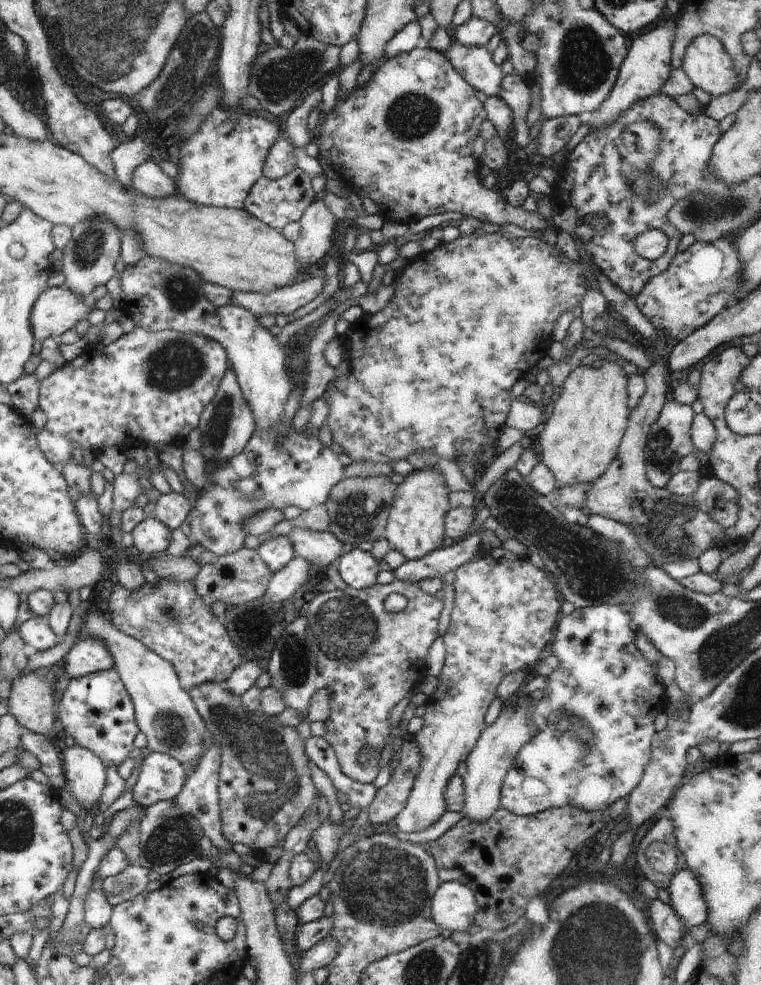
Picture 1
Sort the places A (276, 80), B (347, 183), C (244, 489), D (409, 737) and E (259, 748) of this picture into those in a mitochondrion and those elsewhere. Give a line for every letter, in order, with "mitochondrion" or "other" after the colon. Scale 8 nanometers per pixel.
A: mitochondrion
B: other
C: mitochondrion
D: other
E: mitochondrion

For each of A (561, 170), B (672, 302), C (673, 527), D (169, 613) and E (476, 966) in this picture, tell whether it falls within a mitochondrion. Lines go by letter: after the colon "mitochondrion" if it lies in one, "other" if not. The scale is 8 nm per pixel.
A: other
B: other
C: mitochondrion
D: mitochondrion
E: mitochondrion

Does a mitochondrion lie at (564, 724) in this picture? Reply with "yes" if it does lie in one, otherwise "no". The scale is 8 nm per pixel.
yes

